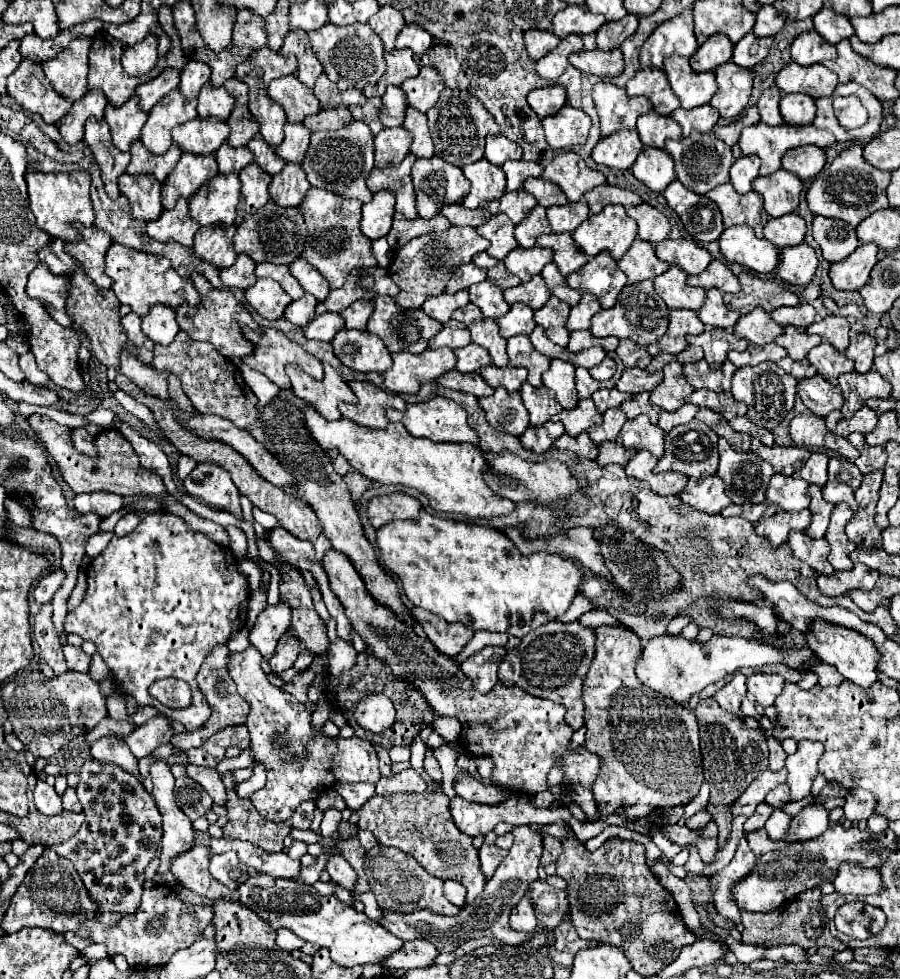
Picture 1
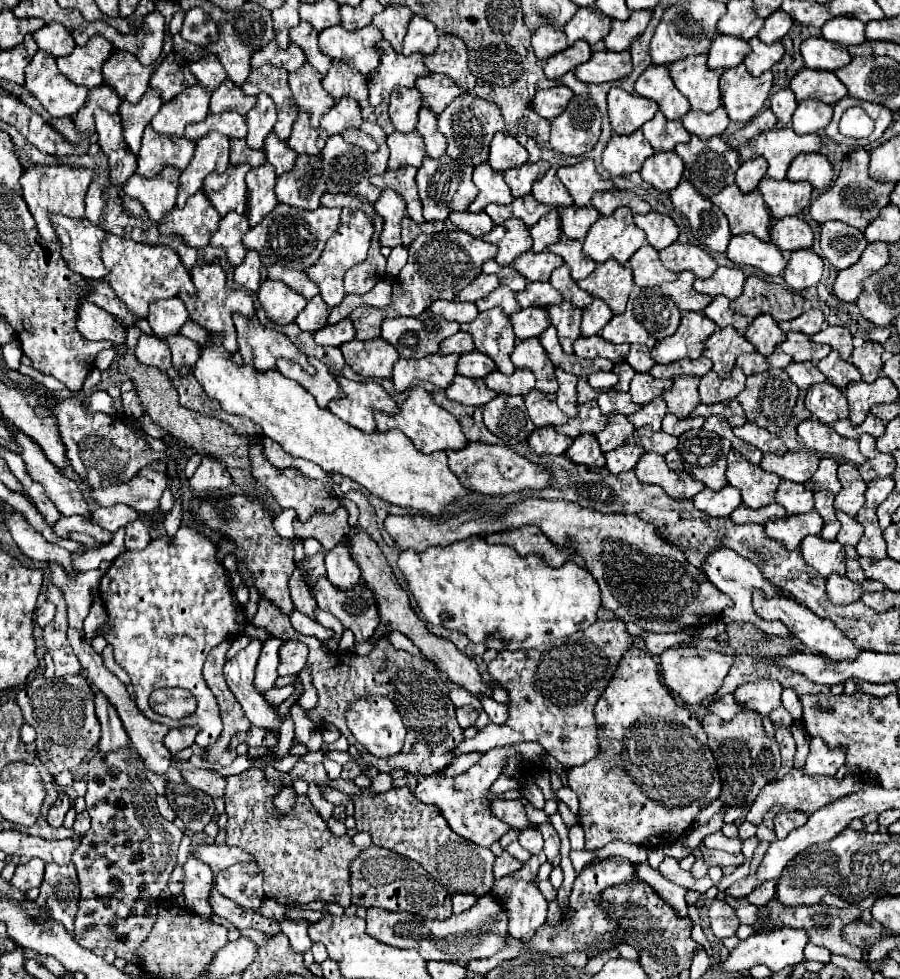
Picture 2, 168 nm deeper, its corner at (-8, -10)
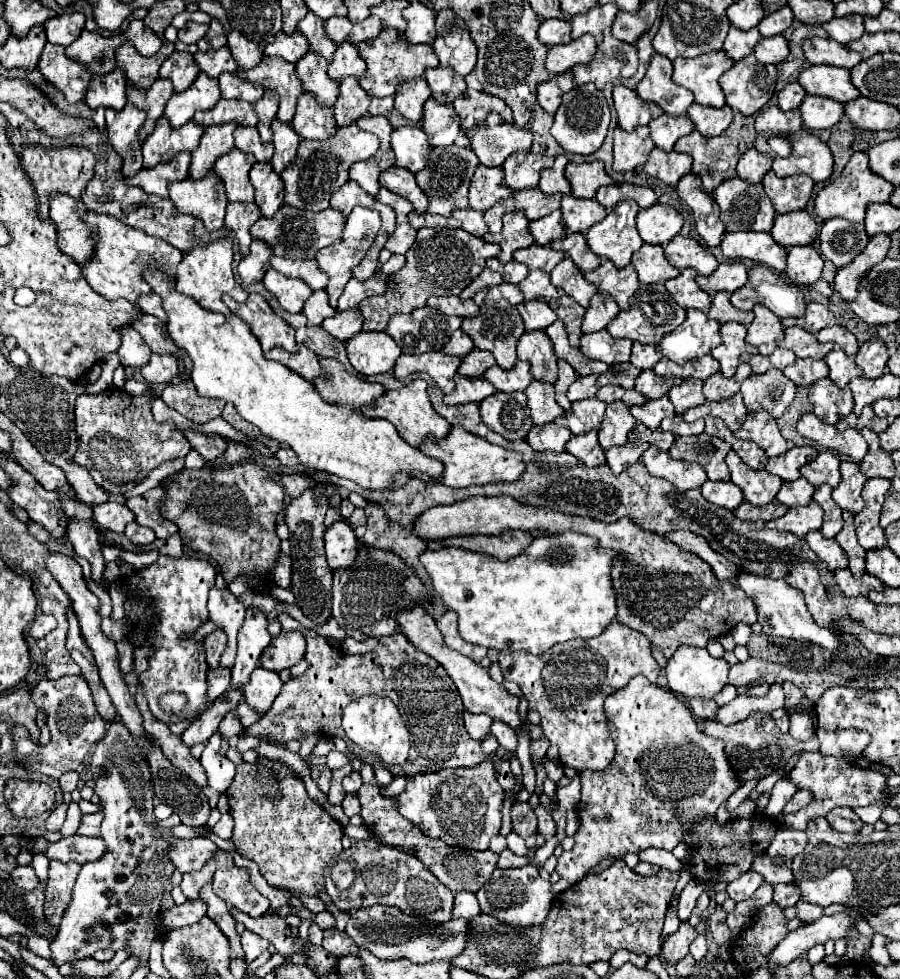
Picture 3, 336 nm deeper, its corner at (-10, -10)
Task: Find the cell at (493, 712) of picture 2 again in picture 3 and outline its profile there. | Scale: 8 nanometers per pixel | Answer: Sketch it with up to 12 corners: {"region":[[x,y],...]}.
{"region":[[492,722],[492,734],[500,748],[514,756],[516,732],[504,722]]}

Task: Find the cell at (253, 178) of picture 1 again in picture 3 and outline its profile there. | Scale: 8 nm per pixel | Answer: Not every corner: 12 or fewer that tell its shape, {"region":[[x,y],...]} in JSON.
{"region":[[256,162],[250,180],[262,216],[274,216],[284,198],[270,162]]}

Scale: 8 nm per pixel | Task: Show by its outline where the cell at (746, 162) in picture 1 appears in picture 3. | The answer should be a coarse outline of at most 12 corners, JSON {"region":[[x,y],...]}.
{"region":[[748,148],[738,162],[738,176],[760,182],[772,158]]}

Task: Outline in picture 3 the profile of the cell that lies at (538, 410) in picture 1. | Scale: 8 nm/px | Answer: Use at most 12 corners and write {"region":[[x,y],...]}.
{"region":[[534,380],[524,392],[536,426],[554,422],[564,410],[554,386]]}

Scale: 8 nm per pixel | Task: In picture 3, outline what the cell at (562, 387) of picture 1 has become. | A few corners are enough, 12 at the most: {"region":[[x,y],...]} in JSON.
{"region":[[558,360],[556,402],[568,412],[568,386],[576,380],[574,368]]}

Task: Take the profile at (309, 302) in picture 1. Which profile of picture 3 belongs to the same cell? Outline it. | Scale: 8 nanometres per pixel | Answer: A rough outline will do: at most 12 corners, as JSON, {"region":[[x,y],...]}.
{"region":[[326,290],[306,300],[302,314],[310,326],[322,324],[336,314],[330,308]]}

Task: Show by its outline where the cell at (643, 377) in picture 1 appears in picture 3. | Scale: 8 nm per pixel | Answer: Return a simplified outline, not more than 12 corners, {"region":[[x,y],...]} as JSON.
{"region":[[642,370],[636,390],[650,400],[670,392],[682,380],[662,378],[654,370]]}

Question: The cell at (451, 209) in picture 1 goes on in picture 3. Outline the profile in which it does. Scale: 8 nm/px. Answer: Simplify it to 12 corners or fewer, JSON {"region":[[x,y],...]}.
{"region":[[464,208],[452,216],[474,236],[488,232],[484,212]]}

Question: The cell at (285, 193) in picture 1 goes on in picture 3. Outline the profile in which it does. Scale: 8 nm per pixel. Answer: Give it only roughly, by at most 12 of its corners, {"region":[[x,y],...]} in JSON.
{"region":[[356,122],[302,140],[280,174],[284,204],[320,212],[348,168],[378,150]]}

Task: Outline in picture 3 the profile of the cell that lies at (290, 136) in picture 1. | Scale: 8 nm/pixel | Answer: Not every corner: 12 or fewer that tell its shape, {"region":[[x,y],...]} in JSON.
{"region":[[298,98],[292,128],[300,138],[336,134],[332,108]]}

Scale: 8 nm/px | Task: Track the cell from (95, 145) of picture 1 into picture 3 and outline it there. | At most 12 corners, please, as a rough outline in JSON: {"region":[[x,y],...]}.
{"region":[[130,102],[106,110],[108,142],[130,178],[142,168],[144,112]]}

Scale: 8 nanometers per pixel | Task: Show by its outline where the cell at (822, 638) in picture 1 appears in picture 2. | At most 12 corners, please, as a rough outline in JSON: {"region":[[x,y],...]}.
{"region":[[764,598],[754,608],[782,620],[810,650],[830,660],[862,652],[834,626],[794,598]]}

